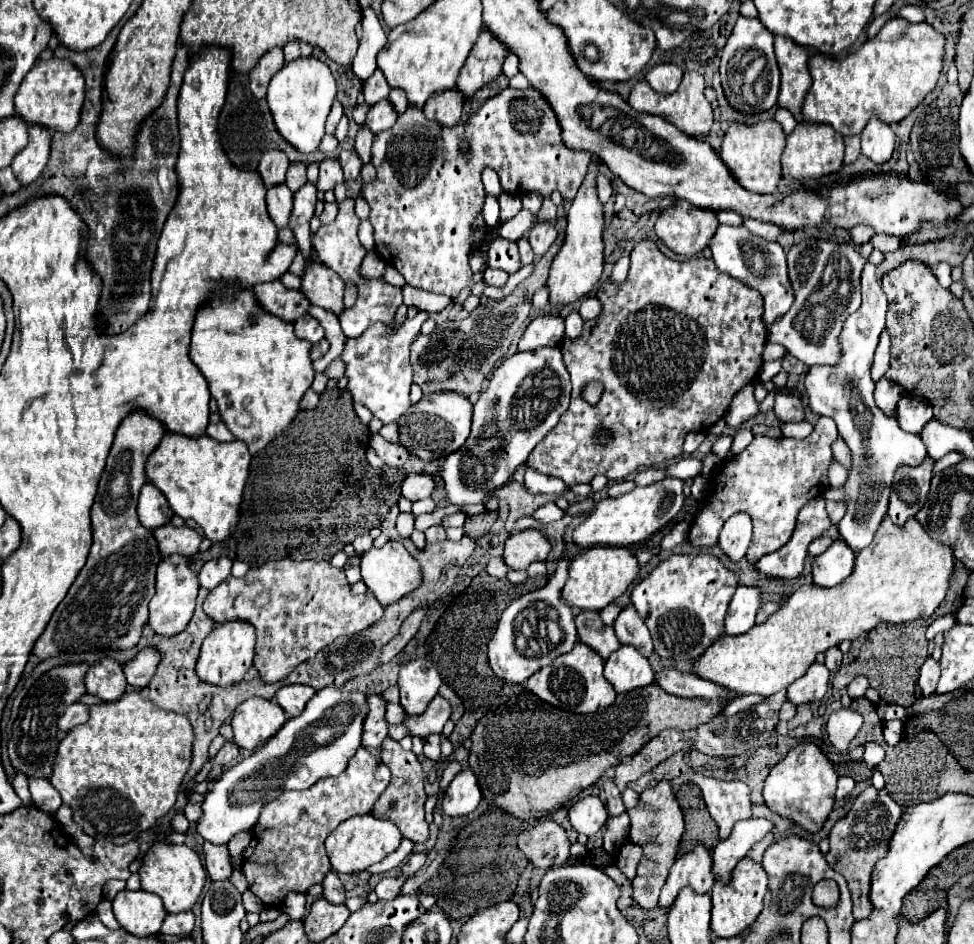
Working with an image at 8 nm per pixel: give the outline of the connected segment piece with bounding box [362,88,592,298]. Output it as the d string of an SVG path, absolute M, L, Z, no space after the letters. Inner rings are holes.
M506 88L498 96L486 100L482 108L470 118L468 124L452 128L454 132L450 134L450 138L444 136L444 130L446 128L426 120L422 110L408 106L408 110L398 116L396 124L390 130L374 134L372 164L376 168L376 178L362 186L362 198L372 208L370 222L374 226L376 252L386 260L386 264L394 266L414 288L456 298L460 290L466 288L472 280L468 252L472 244L470 242L472 222L484 204L484 188L480 180L482 168L490 166L492 170L496 170L504 192L522 196L532 190L538 190L544 198L548 198L554 190L558 190L564 198L572 200L586 178L592 154L584 150L570 150L564 146L560 126L550 104L546 104L546 100L534 88L528 90ZM518 106L524 106L522 116L526 118L518 118ZM462 136L470 142L470 150L466 154L460 152ZM440 140L442 148L436 148L436 142Z

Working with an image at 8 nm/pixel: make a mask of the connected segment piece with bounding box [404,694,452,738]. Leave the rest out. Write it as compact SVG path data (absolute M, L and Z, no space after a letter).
M440 694L434 696L434 700L430 702L428 710L422 716L408 716L406 720L406 728L420 738L428 738L434 732L442 732L442 726L446 724L446 720L450 718L452 708L450 702L446 698L442 698Z

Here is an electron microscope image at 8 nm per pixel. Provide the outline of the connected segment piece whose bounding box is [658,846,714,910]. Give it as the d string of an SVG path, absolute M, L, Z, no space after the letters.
M696 846L692 852L678 858L670 868L670 876L662 888L658 906L670 910L680 888L684 886L690 886L698 894L708 894L714 884L710 870L712 870L712 856L710 848L706 846Z

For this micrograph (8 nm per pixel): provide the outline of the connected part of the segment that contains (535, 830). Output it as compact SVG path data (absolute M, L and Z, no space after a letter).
M544 820L518 836L520 852L538 868L560 866L570 856L570 842L562 826L554 820Z

